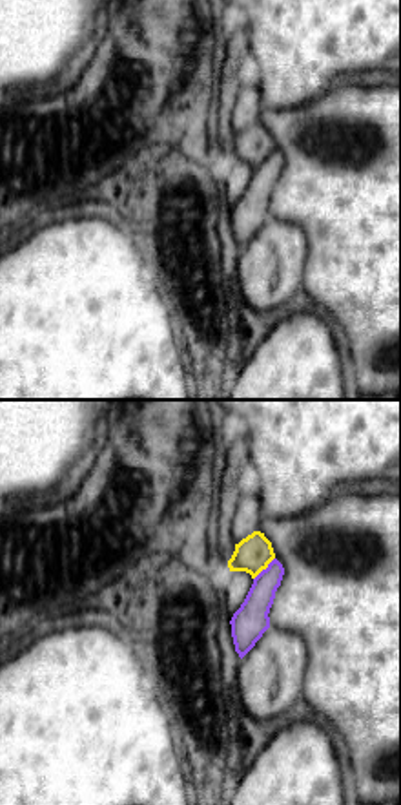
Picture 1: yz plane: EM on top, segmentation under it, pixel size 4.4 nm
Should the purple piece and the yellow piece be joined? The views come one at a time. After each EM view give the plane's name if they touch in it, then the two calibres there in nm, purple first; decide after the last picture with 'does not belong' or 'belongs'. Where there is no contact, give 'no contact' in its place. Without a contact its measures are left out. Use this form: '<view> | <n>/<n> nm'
yz | 160/160 nm

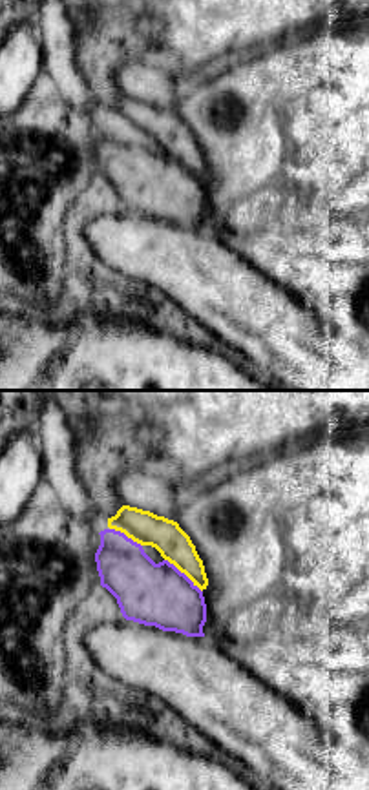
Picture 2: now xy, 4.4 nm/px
xy | 280/150 nm

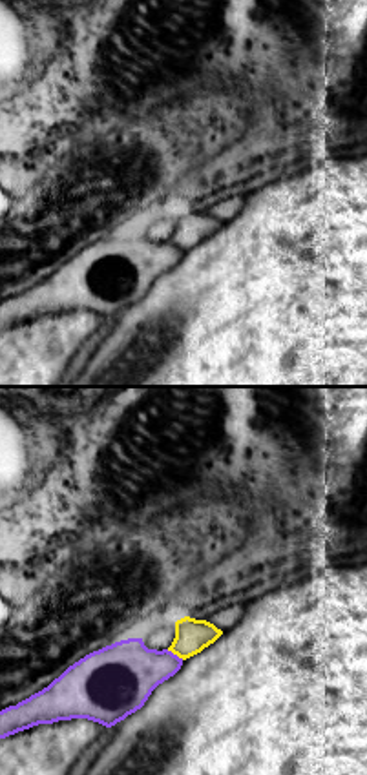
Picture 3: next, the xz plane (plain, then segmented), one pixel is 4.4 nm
xz | 300/150 nm

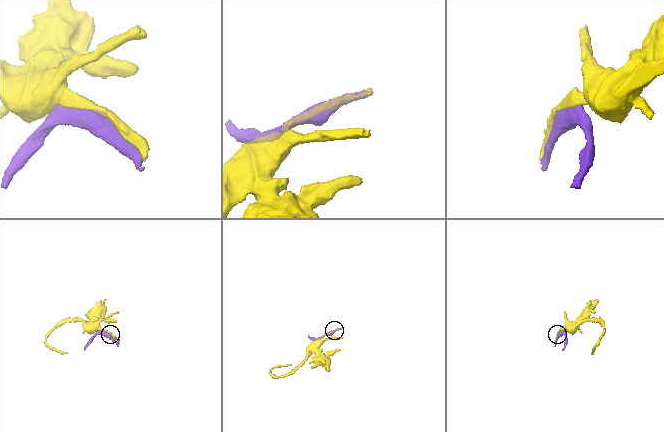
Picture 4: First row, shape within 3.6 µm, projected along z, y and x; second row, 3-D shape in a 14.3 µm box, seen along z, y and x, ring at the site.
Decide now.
belongs

